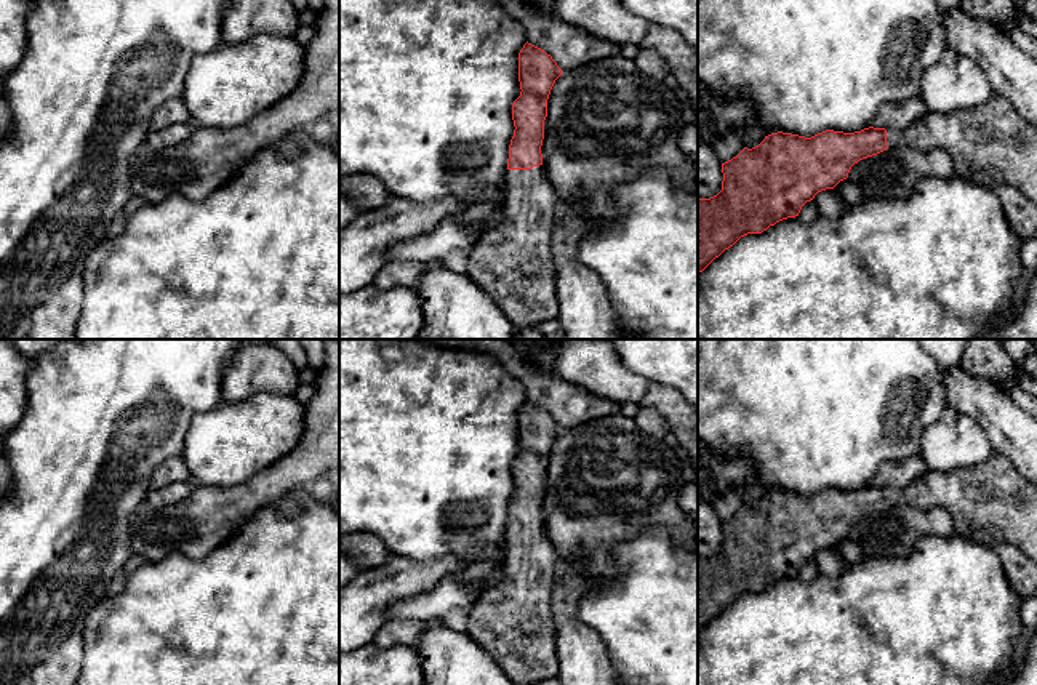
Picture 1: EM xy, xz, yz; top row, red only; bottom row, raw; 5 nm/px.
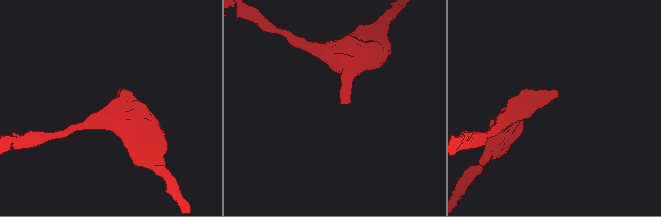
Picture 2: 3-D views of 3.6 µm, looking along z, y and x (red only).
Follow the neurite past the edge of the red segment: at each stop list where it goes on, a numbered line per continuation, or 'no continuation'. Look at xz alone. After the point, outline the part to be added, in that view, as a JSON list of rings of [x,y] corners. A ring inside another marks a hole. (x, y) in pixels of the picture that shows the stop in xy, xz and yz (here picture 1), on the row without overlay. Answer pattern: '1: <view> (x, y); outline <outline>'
1: xz (512, 621); outline [[[543,523],[506,530],[504,579],[478,594],[466,634],[512,685],[539,685],[560,672],[552,589],[559,554]]]

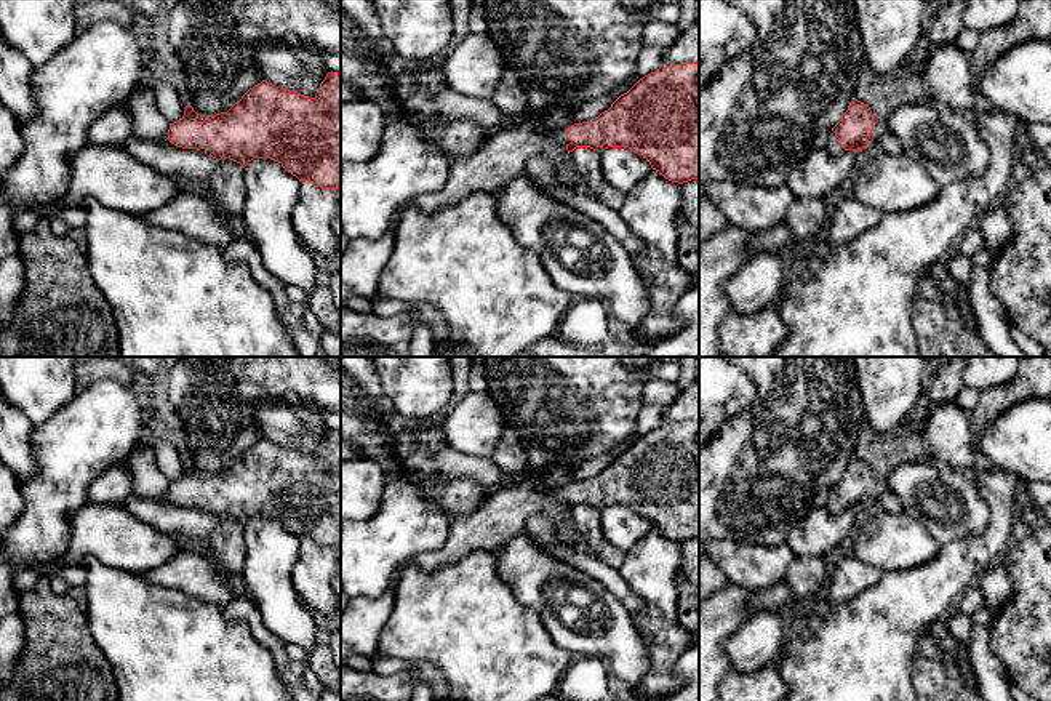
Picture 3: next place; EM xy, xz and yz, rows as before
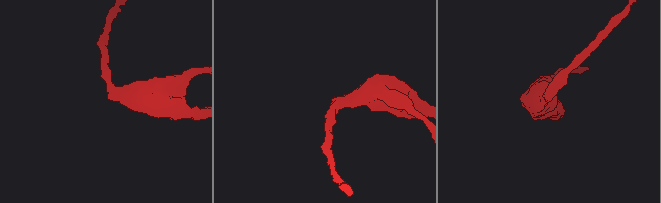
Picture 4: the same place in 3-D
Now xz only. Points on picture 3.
1: xz (559, 493); outline [[[560,487],[560,488],[555,488],[555,490],[549,490],[547,493],[563,503],[569,503],[571,499],[565,495],[568,490],[568,487]]]

